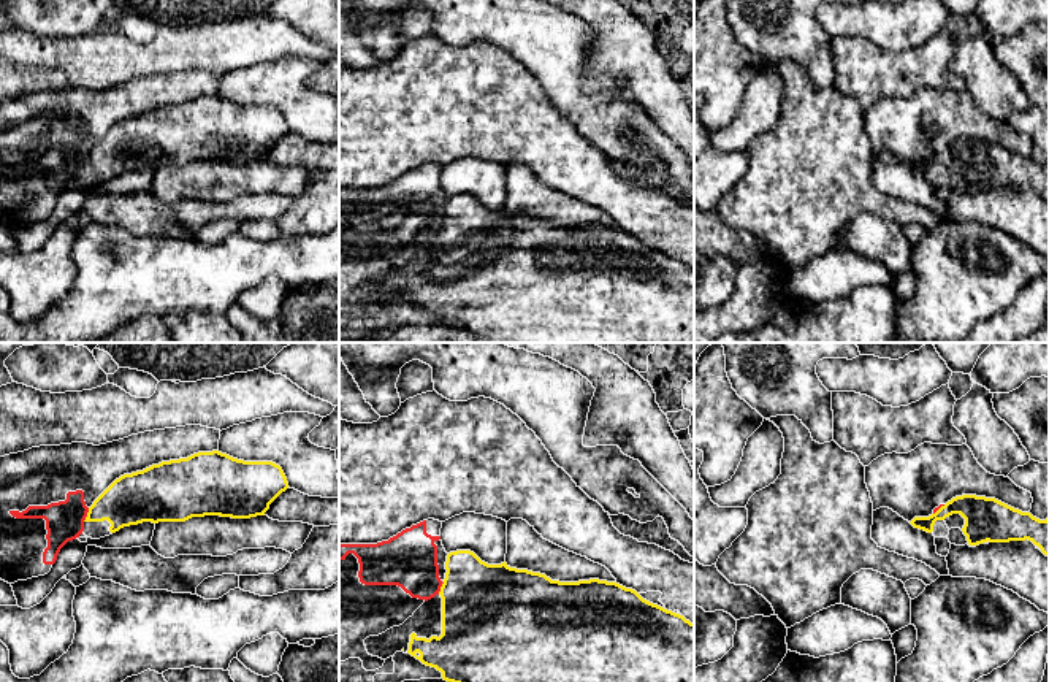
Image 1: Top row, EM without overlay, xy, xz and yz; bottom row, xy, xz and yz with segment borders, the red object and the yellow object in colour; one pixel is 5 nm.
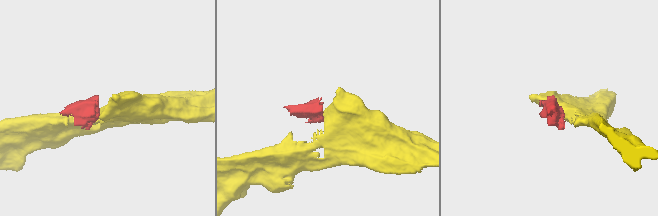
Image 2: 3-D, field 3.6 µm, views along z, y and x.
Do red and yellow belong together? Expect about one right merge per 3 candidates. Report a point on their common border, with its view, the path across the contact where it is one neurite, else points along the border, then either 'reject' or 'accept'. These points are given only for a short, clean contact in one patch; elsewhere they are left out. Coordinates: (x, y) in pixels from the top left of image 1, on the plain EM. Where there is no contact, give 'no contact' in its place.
meets red in xy at (86, 159); border along xy (89, 153), (83, 165); reject

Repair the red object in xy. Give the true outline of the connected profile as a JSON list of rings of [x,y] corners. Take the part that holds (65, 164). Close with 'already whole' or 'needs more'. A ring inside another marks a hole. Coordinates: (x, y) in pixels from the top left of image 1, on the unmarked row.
[[[201,70],[144,76],[93,90],[40,90],[0,102],[0,224],[14,228],[51,216],[60,193],[84,176],[93,146],[120,121],[219,94],[220,75]]] | needs more

